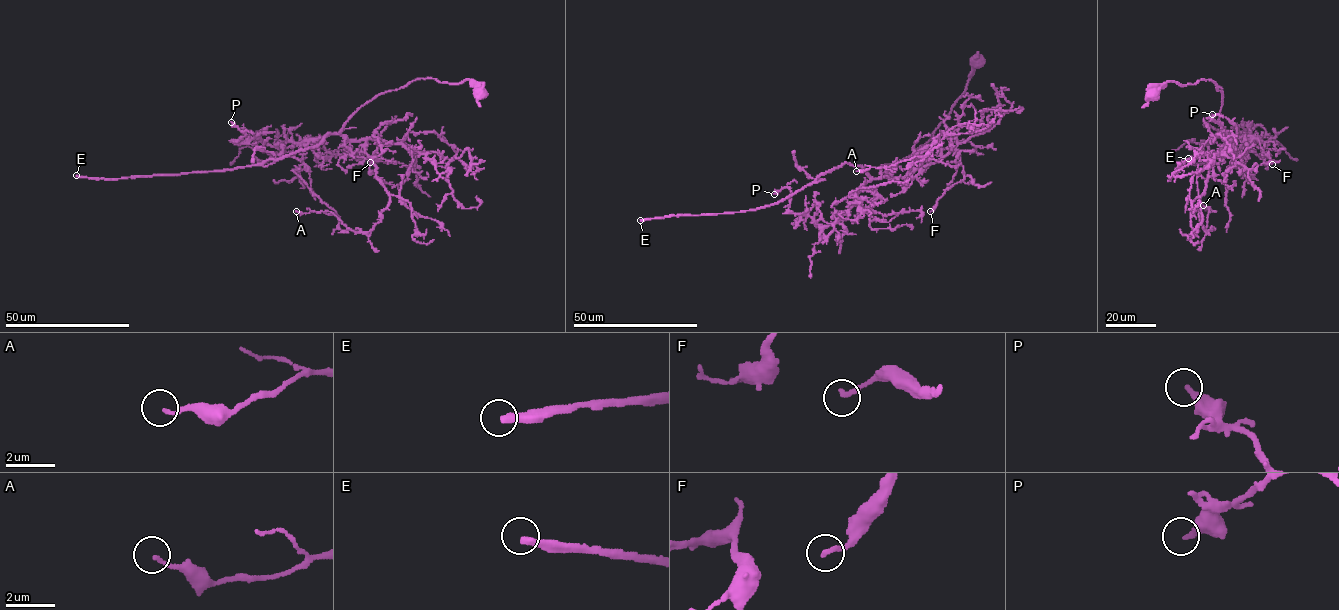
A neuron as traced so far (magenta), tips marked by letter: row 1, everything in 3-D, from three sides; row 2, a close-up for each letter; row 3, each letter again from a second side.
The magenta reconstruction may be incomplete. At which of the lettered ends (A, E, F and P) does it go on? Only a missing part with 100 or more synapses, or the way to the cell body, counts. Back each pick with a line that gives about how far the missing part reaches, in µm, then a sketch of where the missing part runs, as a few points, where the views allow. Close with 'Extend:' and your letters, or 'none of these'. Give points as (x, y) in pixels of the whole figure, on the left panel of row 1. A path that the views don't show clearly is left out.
E: about 300 µm are missing
Extend: E

